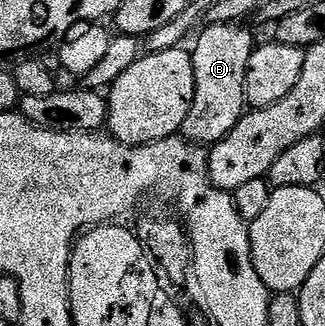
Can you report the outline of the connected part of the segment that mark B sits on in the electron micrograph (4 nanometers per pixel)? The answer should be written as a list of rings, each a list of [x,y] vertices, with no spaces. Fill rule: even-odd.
[[[239,23],[208,24],[195,37],[196,48],[193,47],[191,53],[196,89],[190,114],[182,129],[183,139],[201,146],[217,144],[246,115],[246,70],[250,66],[254,41],[242,27]]]

